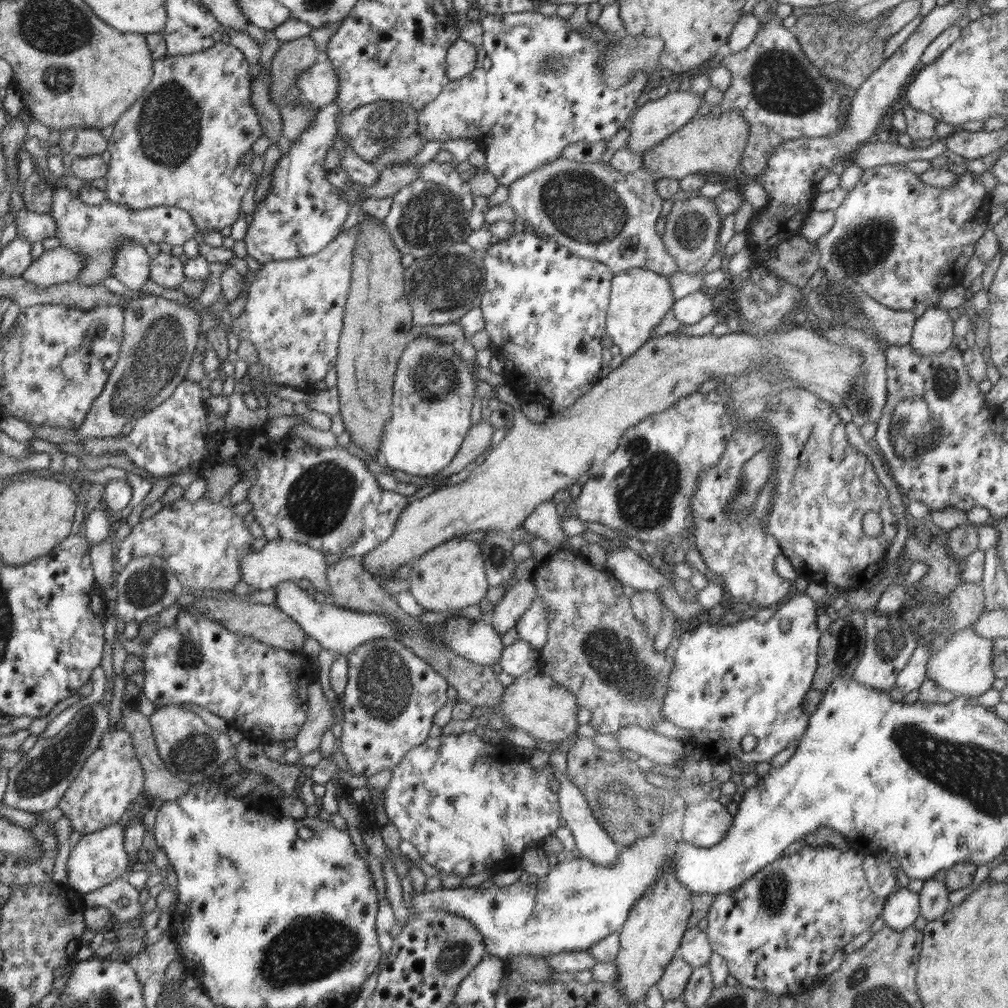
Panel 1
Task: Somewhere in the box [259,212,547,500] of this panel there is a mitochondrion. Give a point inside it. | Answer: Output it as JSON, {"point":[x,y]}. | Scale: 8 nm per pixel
{"point":[451,282]}

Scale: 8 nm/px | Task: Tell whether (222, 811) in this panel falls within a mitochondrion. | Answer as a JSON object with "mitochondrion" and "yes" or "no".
{"mitochondrion":"no"}

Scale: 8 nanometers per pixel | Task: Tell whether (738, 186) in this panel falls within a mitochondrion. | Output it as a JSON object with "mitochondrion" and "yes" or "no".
{"mitochondrion":"no"}

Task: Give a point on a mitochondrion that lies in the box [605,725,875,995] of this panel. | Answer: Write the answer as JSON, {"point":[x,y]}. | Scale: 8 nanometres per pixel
{"point":[774,894]}

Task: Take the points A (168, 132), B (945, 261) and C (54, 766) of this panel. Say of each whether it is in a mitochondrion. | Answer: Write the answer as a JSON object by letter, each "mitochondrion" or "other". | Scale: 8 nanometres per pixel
{"A":"mitochondrion","B":"other","C":"mitochondrion"}

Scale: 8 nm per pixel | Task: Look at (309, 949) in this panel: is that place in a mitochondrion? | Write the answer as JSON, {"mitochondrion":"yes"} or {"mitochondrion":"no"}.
{"mitochondrion":"yes"}

